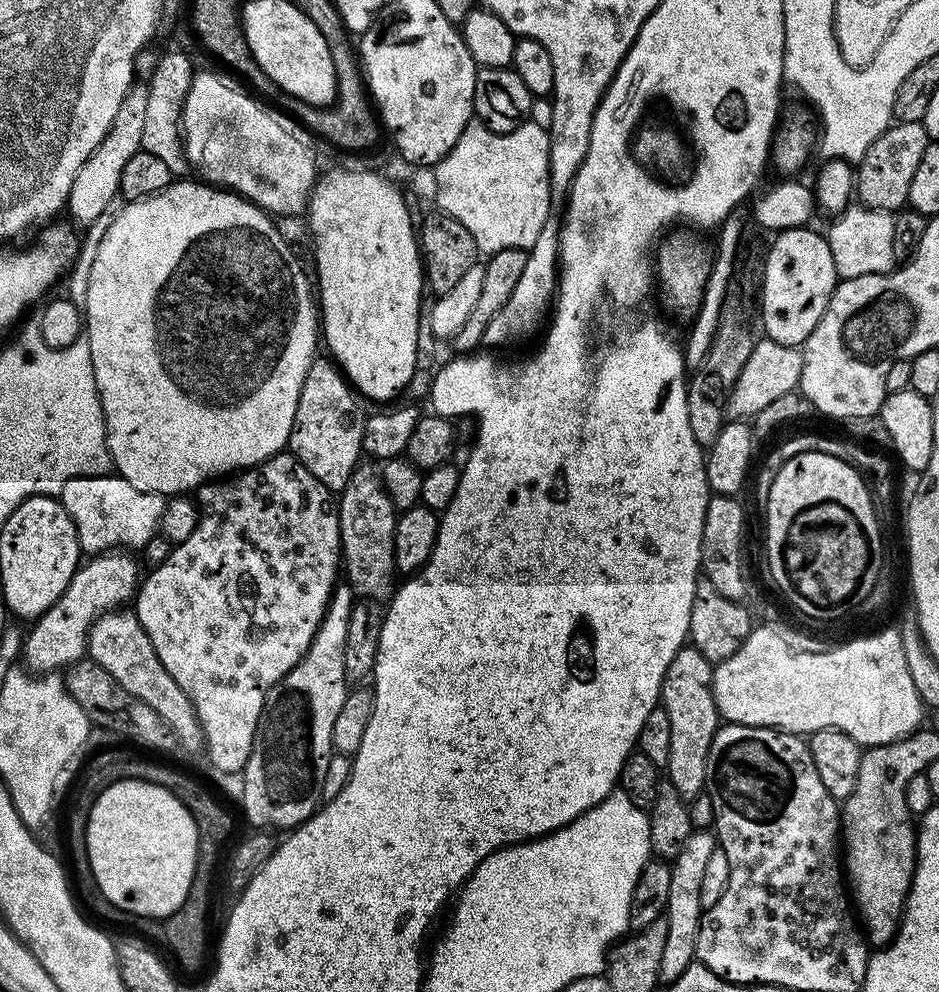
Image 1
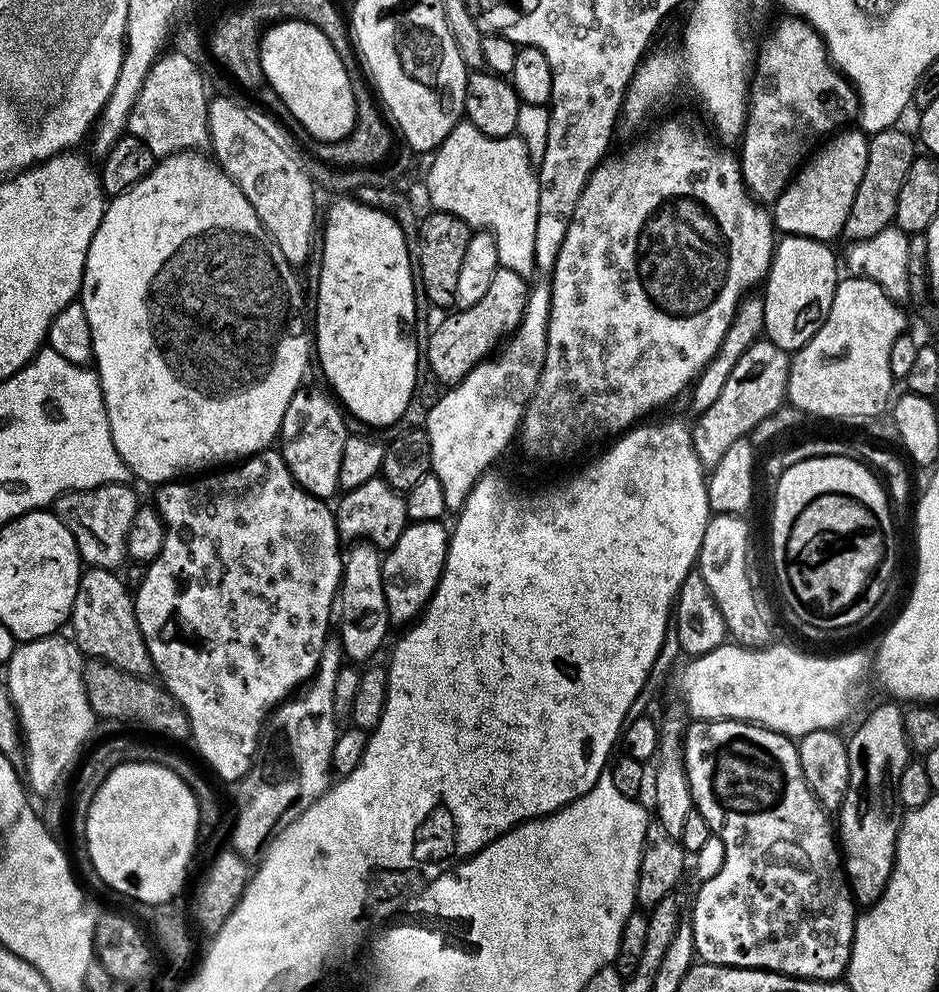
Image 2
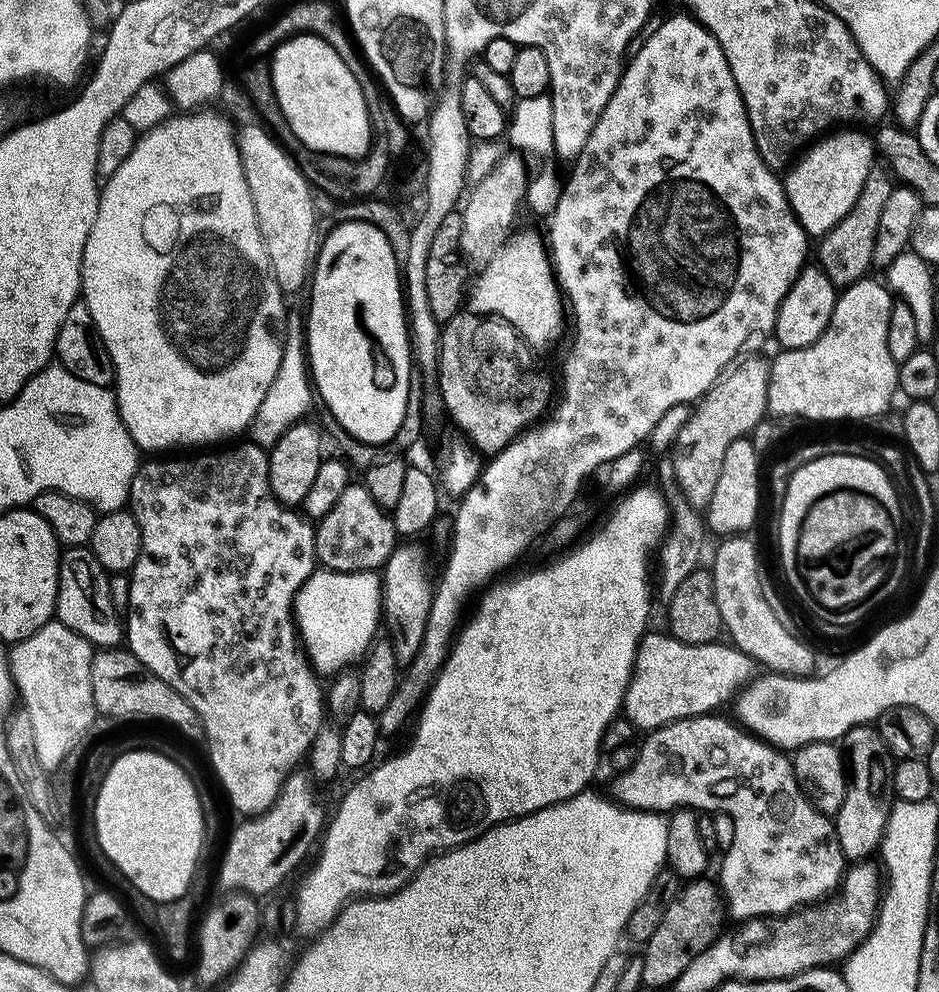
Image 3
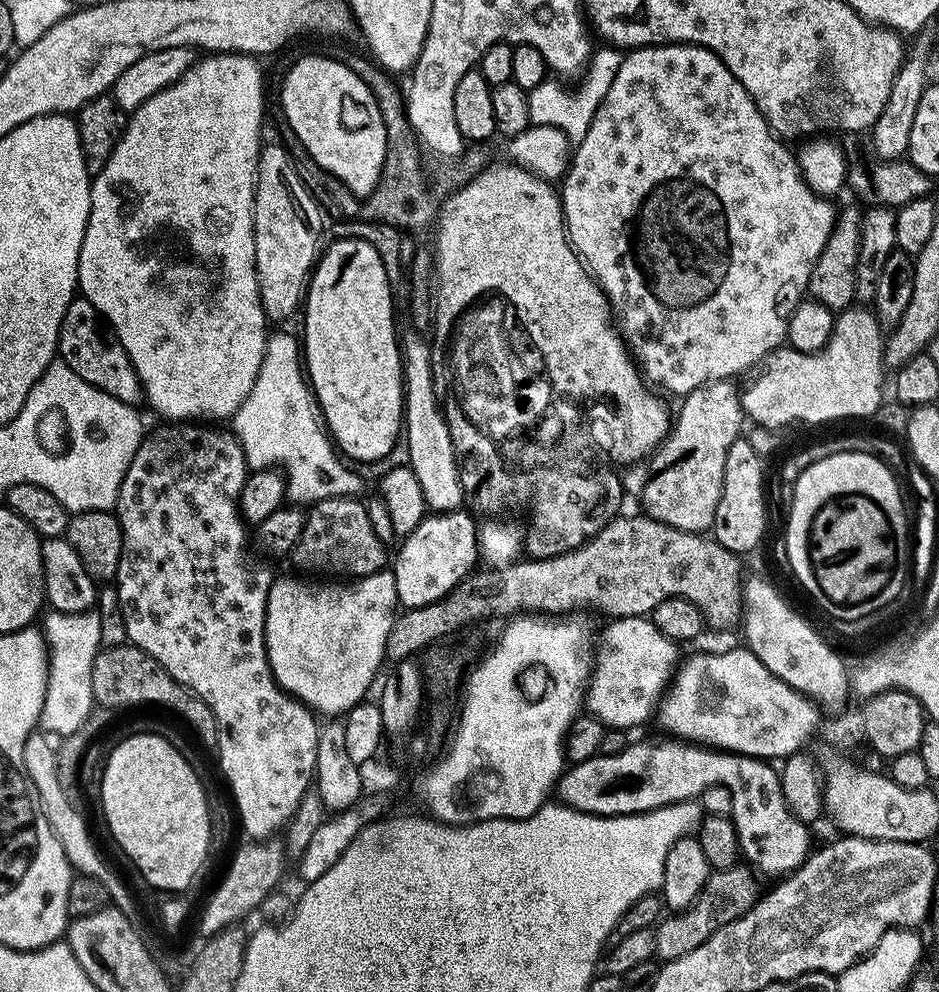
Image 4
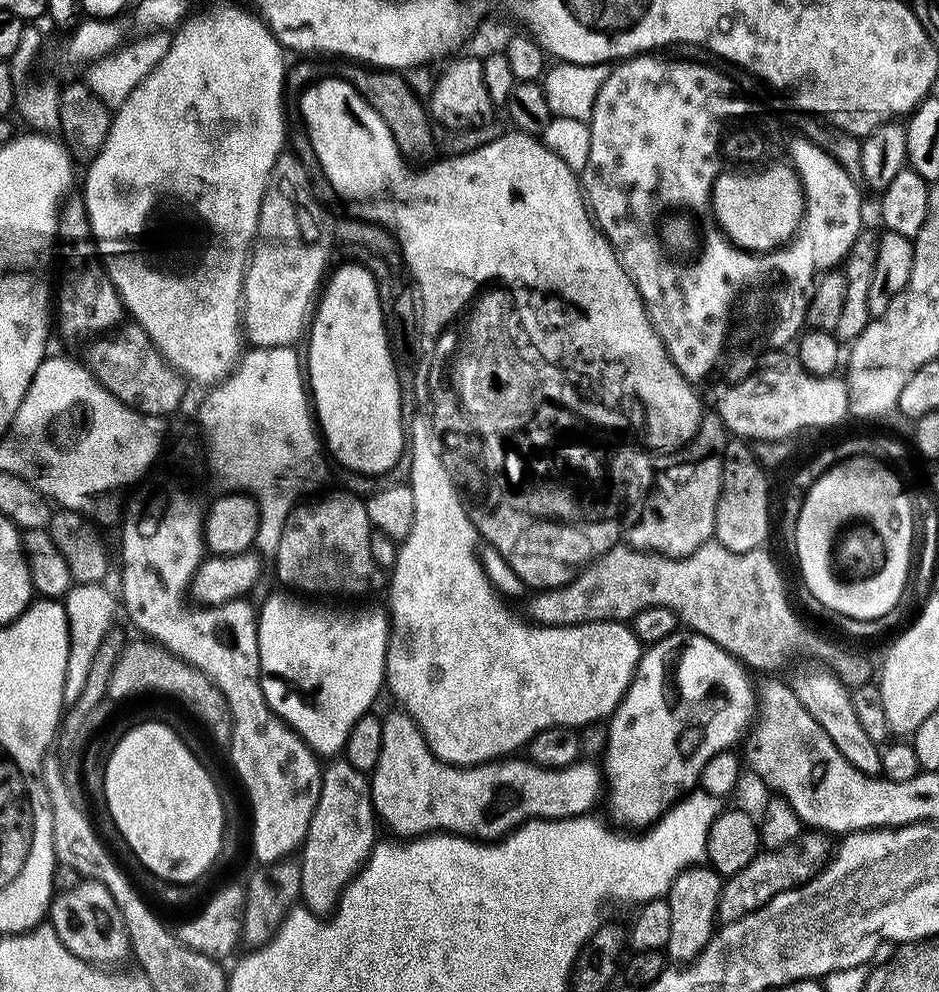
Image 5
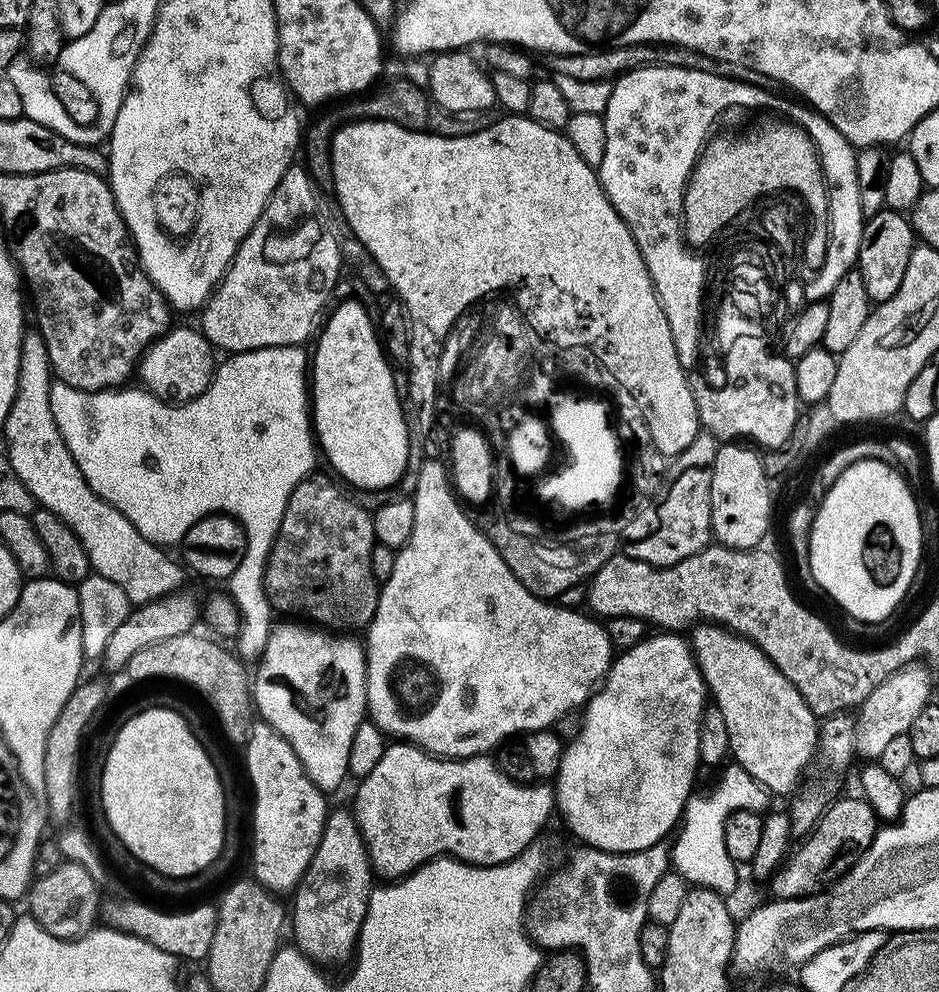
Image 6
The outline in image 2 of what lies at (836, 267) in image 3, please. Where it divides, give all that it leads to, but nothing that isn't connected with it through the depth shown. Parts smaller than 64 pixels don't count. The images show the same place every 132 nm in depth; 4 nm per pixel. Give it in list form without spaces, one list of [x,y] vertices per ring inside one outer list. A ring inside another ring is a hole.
[[[900,126],[871,133],[868,136],[868,146],[866,170],[863,171],[862,180],[854,195],[854,202],[843,231],[843,235],[849,236],[847,239],[852,242],[874,238],[874,234],[878,234],[895,221],[902,182],[906,182],[906,173],[910,171],[912,161],[918,155],[918,144],[913,133],[911,136],[910,133],[903,132]]]

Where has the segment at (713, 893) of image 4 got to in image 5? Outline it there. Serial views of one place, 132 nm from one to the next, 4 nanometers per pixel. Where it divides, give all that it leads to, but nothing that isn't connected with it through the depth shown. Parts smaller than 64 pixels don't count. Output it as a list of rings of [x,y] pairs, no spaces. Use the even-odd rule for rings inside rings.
[[[808,830],[799,840],[789,842],[787,846],[760,850],[748,866],[743,866],[742,870],[724,880],[718,898],[717,921],[721,925],[738,922],[746,914],[757,912],[762,906],[766,906],[766,902],[770,902],[778,894],[812,880],[830,859],[828,840],[829,837],[825,833]]]

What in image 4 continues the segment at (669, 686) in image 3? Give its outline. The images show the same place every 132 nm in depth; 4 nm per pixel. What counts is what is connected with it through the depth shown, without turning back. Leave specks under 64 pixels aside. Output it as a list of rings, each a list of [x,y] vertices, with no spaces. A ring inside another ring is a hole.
[[[622,616],[611,621],[612,624],[604,632],[604,637],[599,637],[598,647],[594,652],[594,667],[592,669],[592,679],[589,680],[586,689],[586,708],[591,715],[597,720],[602,721],[608,728],[622,728],[625,730],[633,730],[639,724],[644,724],[648,719],[653,719],[654,713],[657,711],[658,705],[668,687],[672,682],[672,677],[678,667],[678,656],[676,660],[677,645],[670,639],[666,638],[666,634],[662,634],[662,630],[658,630],[658,626],[654,626],[654,622],[648,616]]]

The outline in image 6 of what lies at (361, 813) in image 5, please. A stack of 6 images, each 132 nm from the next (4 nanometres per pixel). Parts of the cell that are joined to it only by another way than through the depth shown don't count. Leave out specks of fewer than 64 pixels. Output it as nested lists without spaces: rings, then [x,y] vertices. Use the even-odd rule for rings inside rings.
[[[333,807],[322,830],[322,842],[318,842],[318,850],[314,850],[314,858],[310,858],[310,866],[306,866],[306,874],[302,874],[291,897],[293,900],[292,908],[290,904],[290,932],[296,935],[295,947],[320,966],[340,964],[343,960],[351,961],[356,944],[360,940],[362,922],[366,918],[373,887],[372,863],[368,861],[368,851],[356,825],[356,817],[349,809],[347,812],[344,808]]]

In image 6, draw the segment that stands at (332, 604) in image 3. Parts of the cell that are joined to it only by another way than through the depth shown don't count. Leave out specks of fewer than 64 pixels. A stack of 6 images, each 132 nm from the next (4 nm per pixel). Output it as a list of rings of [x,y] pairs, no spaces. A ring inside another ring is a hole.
[[[300,622],[288,623],[292,624],[277,623],[273,627],[264,655],[255,665],[257,668],[256,672],[254,668],[251,681],[254,708],[263,723],[269,724],[275,732],[282,734],[282,738],[286,738],[286,742],[290,742],[310,782],[314,782],[321,792],[331,794],[343,780],[349,779],[350,742],[354,739],[354,730],[358,730],[368,711],[364,644],[356,640],[339,640],[336,637],[339,635],[331,631],[317,630]]]

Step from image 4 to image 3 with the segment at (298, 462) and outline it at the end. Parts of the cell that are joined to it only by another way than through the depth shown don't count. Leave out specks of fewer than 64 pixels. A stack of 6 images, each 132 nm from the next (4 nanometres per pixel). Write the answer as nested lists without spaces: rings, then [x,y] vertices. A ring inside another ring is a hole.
[[[289,323],[284,336],[284,354],[278,374],[258,408],[258,414],[250,425],[251,439],[261,446],[271,446],[290,426],[305,419],[308,407],[314,400],[314,388],[310,383],[310,365],[306,355],[306,332],[303,327]]]

